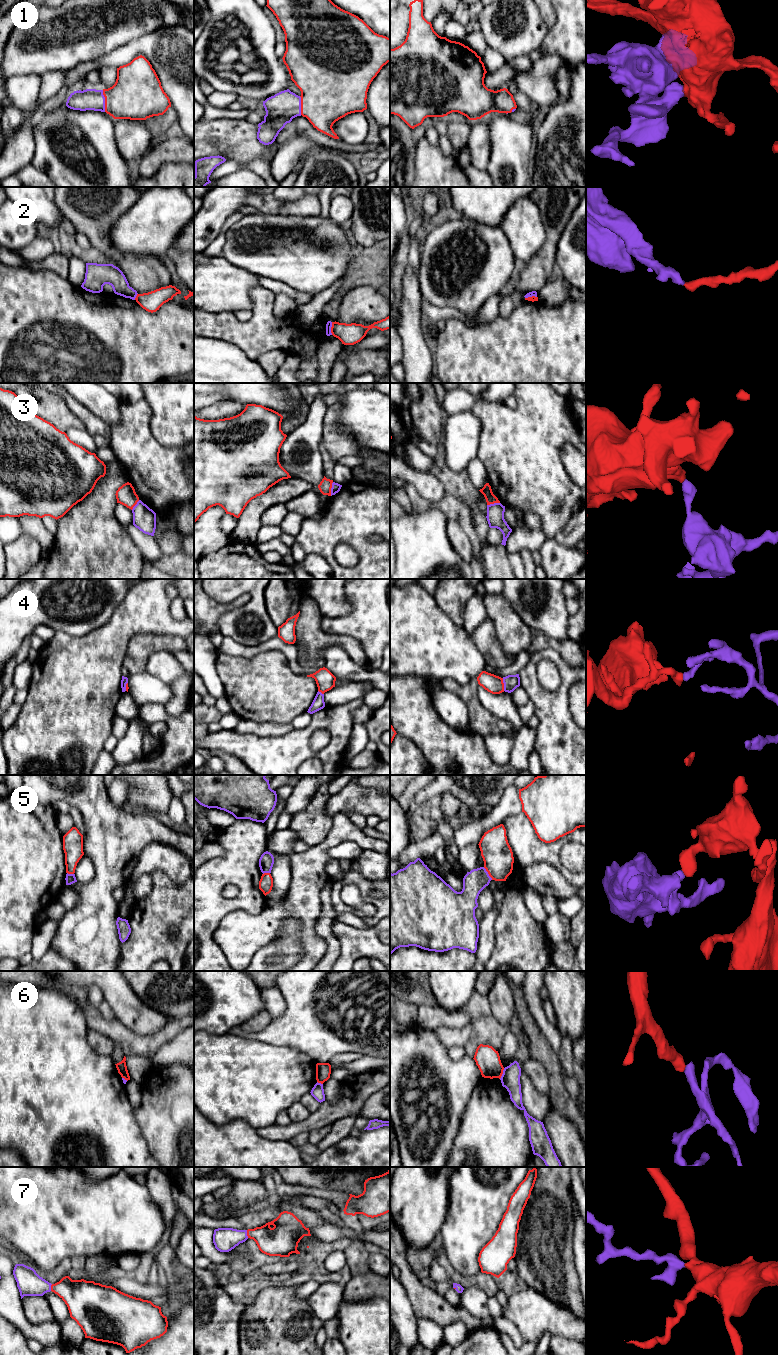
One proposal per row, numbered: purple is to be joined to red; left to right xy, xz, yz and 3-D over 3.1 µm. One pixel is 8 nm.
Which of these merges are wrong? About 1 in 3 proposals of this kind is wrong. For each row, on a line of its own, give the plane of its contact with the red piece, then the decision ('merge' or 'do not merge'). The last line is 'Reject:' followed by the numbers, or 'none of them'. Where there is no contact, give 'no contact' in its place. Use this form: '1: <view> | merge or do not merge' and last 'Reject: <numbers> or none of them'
1: xy | merge
2: xz | do not merge
3: xz | do not merge
4: yz | do not merge
5: yz | do not merge
6: yz | do not merge
7: xz | merge
Reject: 2, 3, 4, 5, 6

